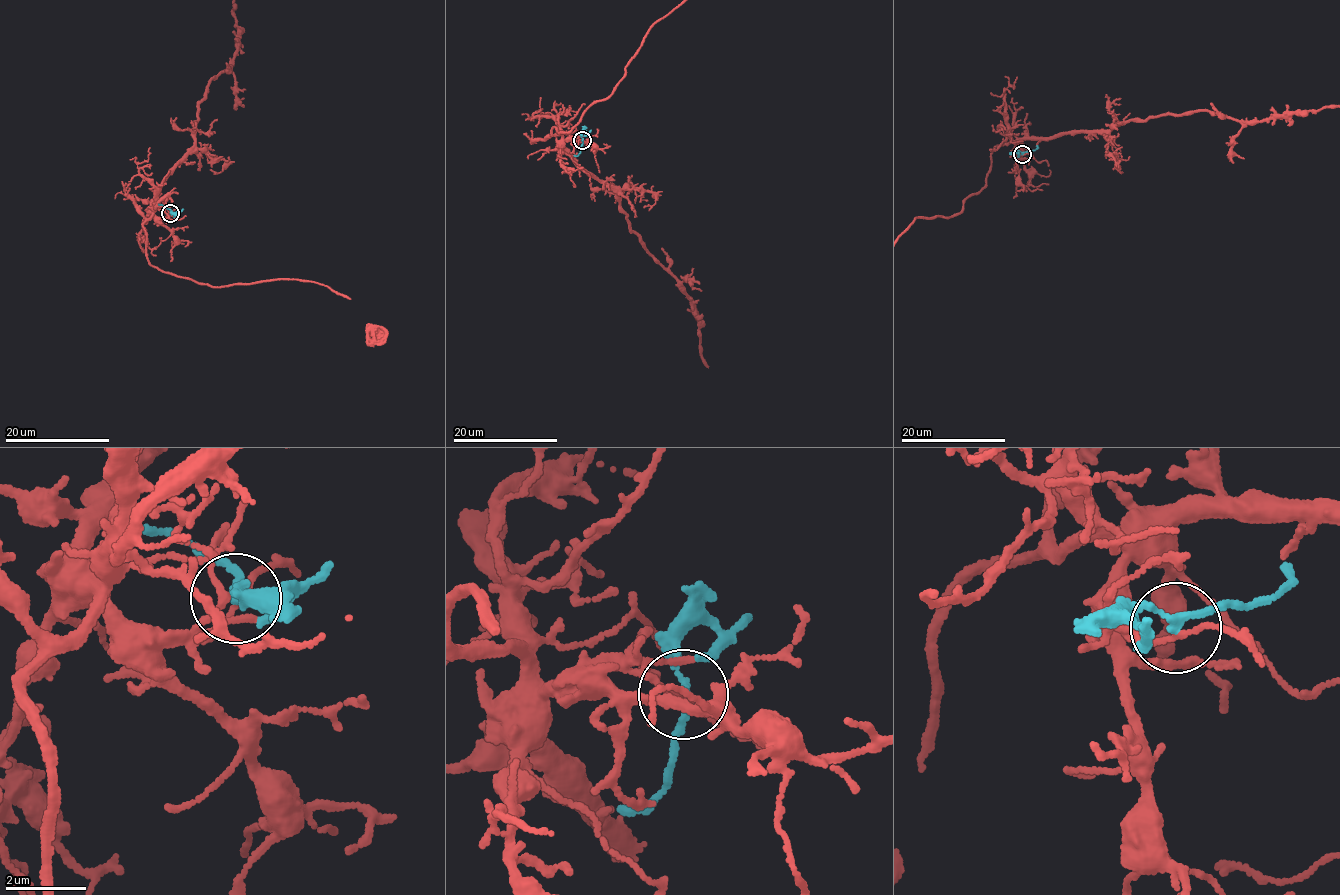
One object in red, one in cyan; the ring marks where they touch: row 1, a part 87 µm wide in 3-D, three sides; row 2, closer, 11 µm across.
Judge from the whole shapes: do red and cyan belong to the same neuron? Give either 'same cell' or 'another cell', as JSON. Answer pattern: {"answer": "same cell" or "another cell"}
{"answer": "another cell"}

